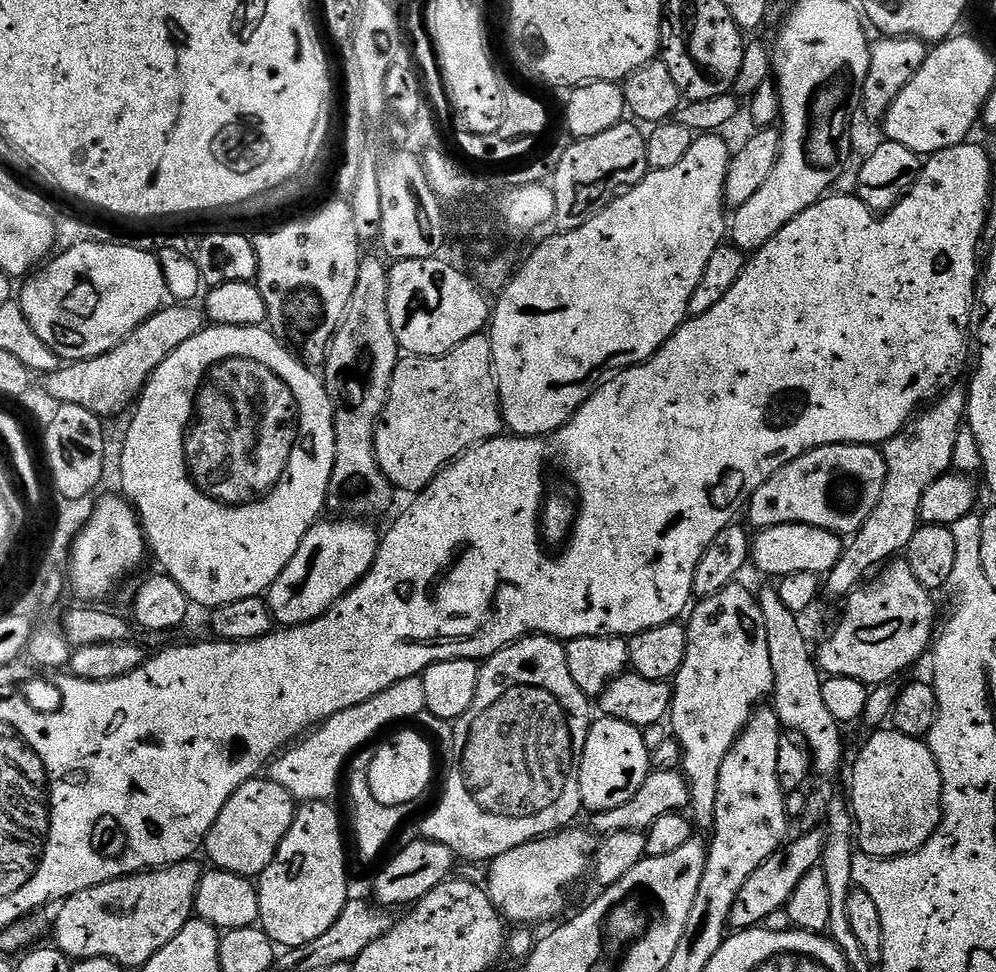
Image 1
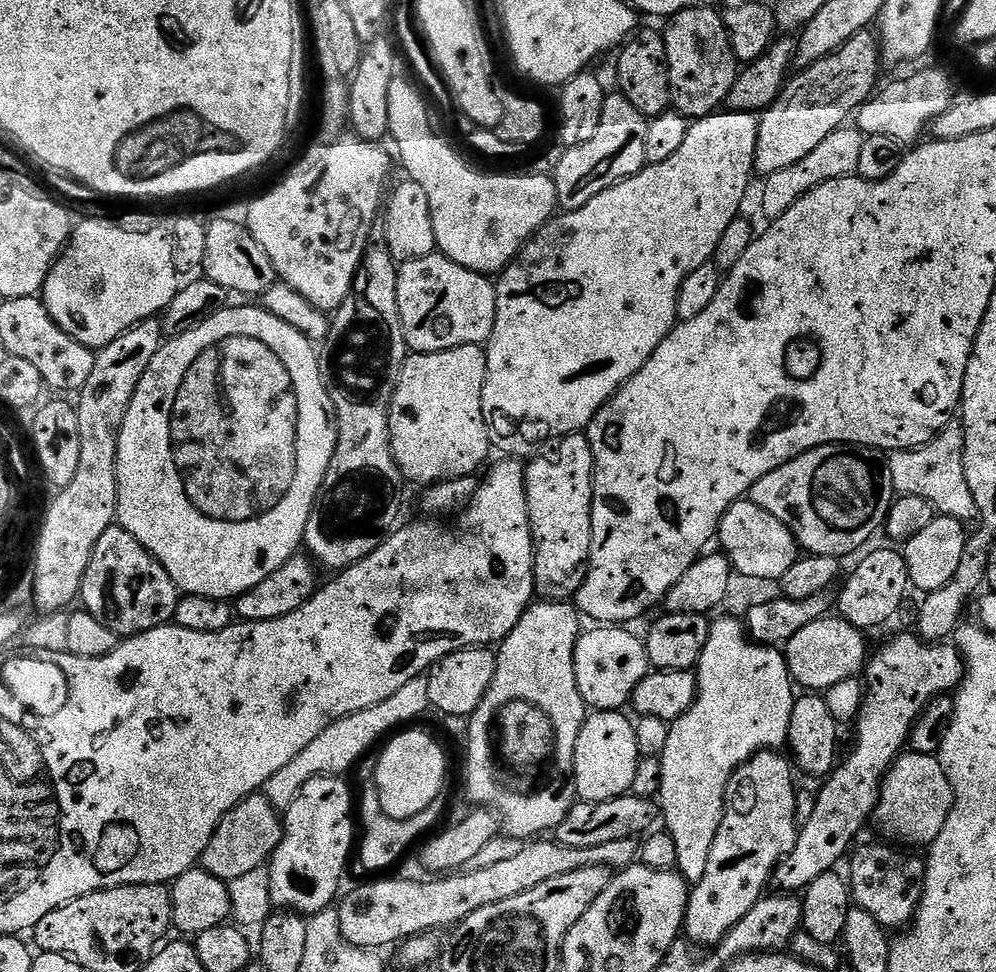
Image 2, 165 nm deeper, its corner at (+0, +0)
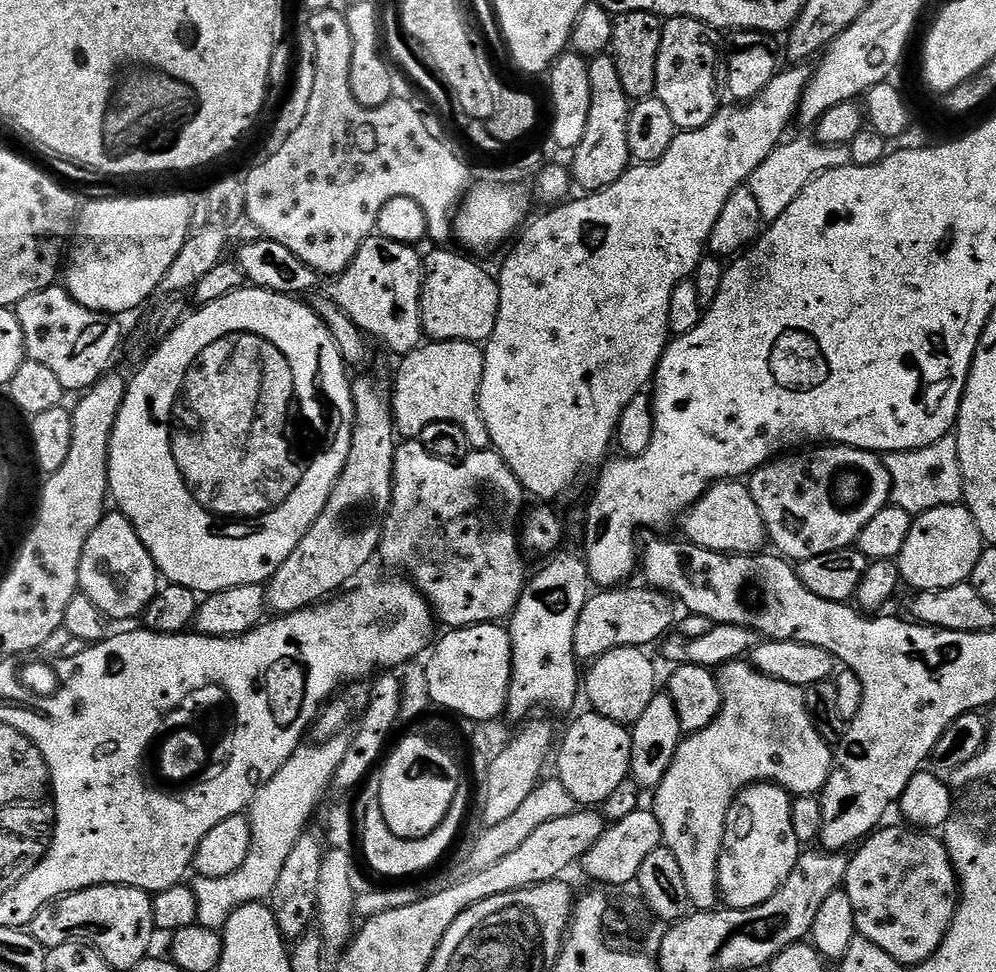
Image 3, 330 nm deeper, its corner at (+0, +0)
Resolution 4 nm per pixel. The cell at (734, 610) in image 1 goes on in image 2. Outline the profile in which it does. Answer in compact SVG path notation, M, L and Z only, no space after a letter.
M724 616L721 620L715 621L713 619L710 625L706 646L700 655L700 663L694 669L696 674L696 701L694 706L690 706L690 710L686 710L686 714L682 714L682 718L671 721L668 737L666 738L666 750L664 755L660 757L662 762L662 786L658 797L658 812L659 815L660 812L664 815L663 827L670 834L670 838L674 838L674 847L678 849L676 868L680 875L688 881L689 885L696 884L702 878L702 874L706 874L706 862L710 862L710 846L714 846L714 838L718 838L718 826L722 826L724 795L730 778L735 774L736 769L741 768L751 756L769 750L780 750L787 745L788 735L790 734L790 714L794 710L794 702L797 697L797 693L792 692L794 681L792 675L788 672L788 662L784 659L784 653L779 647L756 643L748 635L748 629L744 627L743 619L740 618L735 620L732 616Z

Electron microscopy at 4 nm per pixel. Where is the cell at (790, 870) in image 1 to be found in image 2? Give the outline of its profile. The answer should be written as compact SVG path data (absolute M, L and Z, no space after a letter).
M916 634L896 636L888 640L880 649L871 653L866 664L866 695L860 711L860 719L854 725L856 741L848 752L848 757L839 761L832 775L823 781L824 784L816 792L814 814L810 814L810 822L799 825L796 833L794 850L782 860L774 873L774 884L784 894L800 894L814 882L814 878L822 878L822 874L833 871L840 859L849 855L853 847L852 839L864 828L864 823L873 819L876 803L880 801L880 788L884 784L884 775L892 769L892 764L908 743L908 736L916 719L924 712L931 700L941 694L951 693L959 688L964 679L964 658L960 649L948 642L928 643Z

